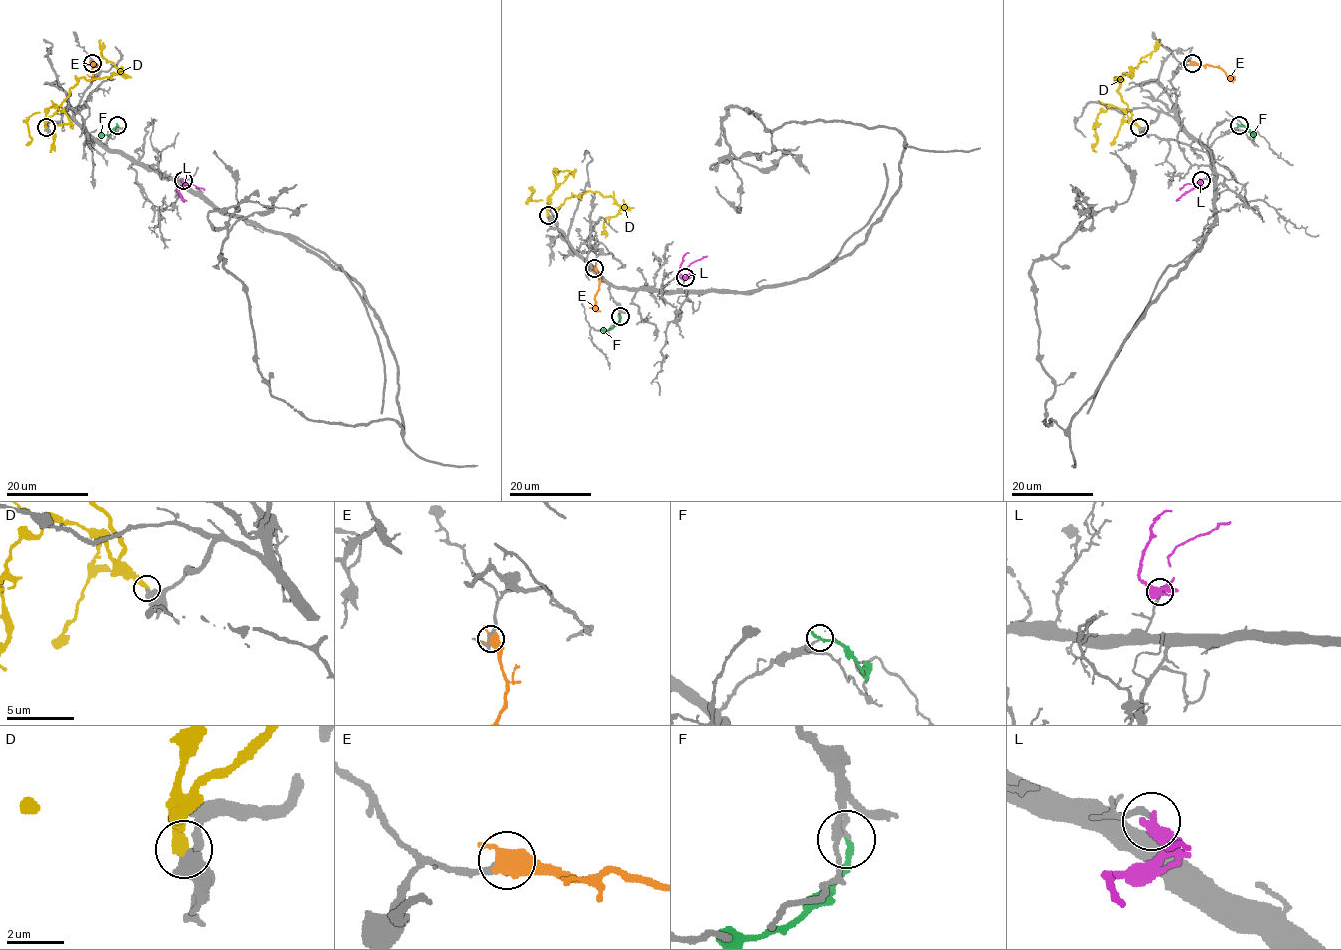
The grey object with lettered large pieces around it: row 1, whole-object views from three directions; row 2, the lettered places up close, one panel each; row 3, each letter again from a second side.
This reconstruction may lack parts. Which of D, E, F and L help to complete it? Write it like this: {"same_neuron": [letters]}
{"same_neuron": ["L"]}

